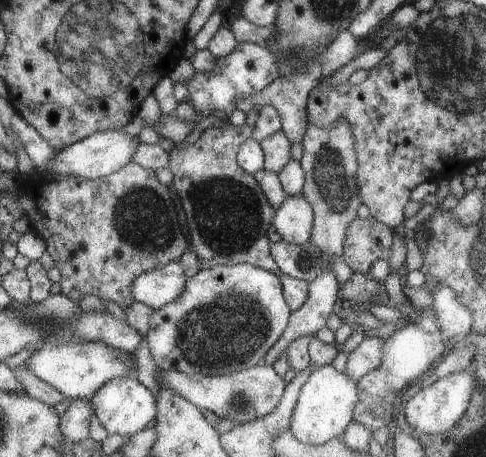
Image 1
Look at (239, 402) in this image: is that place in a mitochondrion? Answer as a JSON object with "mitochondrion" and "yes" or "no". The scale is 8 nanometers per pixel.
{"mitochondrion":"yes"}

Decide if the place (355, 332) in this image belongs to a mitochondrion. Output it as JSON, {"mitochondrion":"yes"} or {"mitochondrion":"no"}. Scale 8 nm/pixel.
{"mitochondrion":"no"}

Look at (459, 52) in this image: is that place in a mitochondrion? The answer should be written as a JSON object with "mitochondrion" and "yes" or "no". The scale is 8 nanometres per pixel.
{"mitochondrion":"yes"}

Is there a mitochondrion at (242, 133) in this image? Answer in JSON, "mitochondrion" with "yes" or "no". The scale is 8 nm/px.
{"mitochondrion":"no"}

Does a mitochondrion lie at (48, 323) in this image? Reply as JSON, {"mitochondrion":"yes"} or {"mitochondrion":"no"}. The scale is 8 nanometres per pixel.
{"mitochondrion":"no"}

